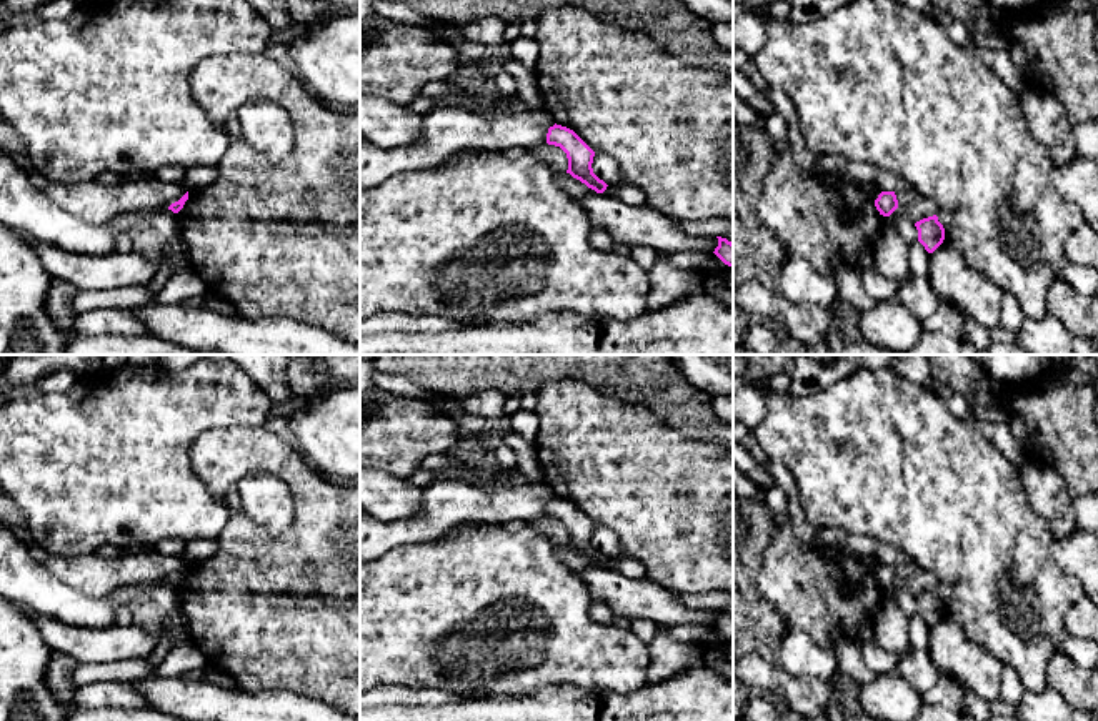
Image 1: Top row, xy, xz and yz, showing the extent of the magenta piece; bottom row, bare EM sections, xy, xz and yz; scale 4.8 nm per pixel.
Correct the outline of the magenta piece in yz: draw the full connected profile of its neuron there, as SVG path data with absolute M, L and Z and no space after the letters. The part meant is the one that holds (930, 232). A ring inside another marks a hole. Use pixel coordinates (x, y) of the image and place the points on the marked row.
M928 216L915 223L918 230L918 241L928 253L933 253L945 240L945 228L938 221L938 216Z

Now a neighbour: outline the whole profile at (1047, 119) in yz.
M1036 90L1020 92L1020 102L1031 135L1048 148L1055 165L1071 162L1078 155L1075 127L1063 105L1053 95Z

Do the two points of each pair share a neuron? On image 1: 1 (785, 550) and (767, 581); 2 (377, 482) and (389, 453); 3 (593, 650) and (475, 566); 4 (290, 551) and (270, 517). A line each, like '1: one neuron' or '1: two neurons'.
1: one neuron
2: two neurons
3: one neuron
4: two neurons

